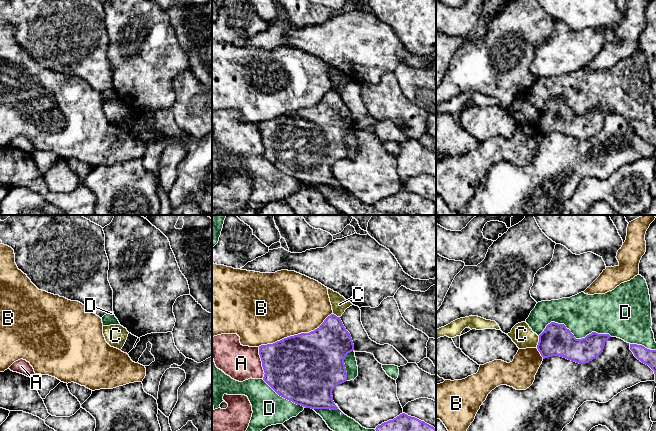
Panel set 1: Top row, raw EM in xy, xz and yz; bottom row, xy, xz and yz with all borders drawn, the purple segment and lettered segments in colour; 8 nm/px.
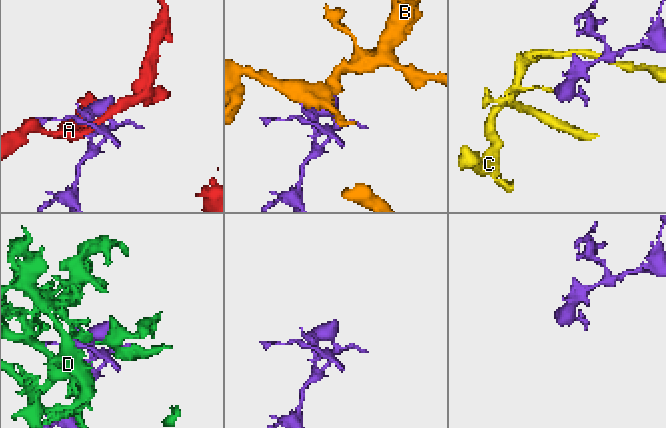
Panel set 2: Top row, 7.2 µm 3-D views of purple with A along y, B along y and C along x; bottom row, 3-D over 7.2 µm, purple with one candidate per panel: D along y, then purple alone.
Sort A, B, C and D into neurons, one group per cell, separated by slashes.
A / B / C / D

